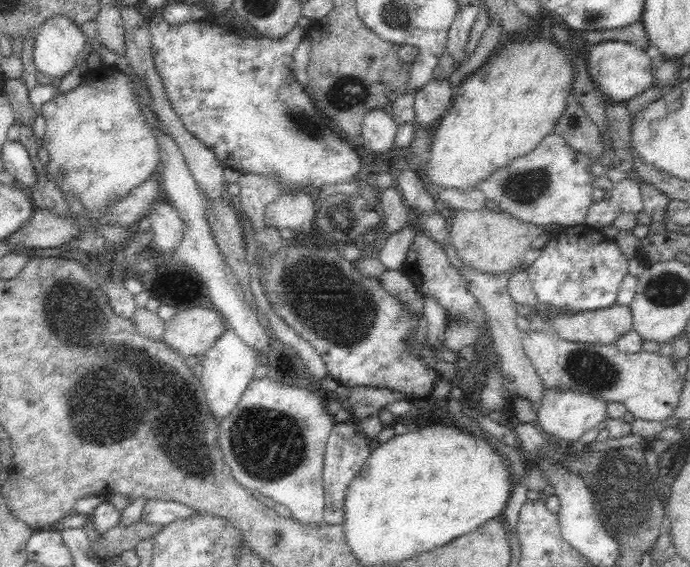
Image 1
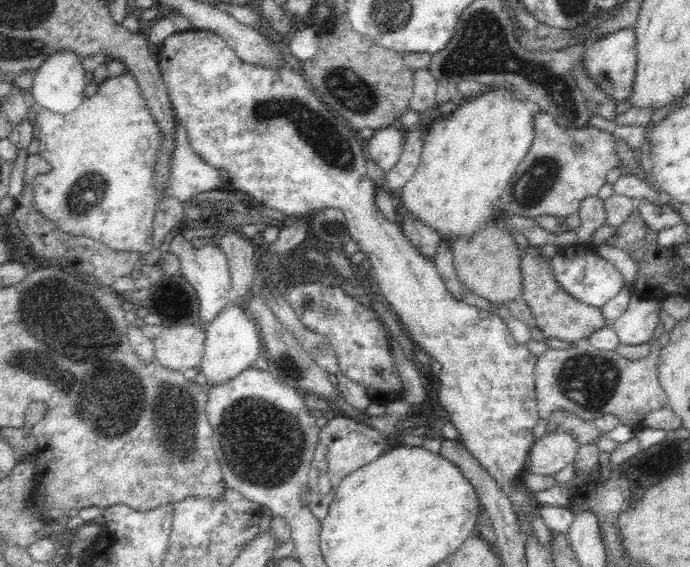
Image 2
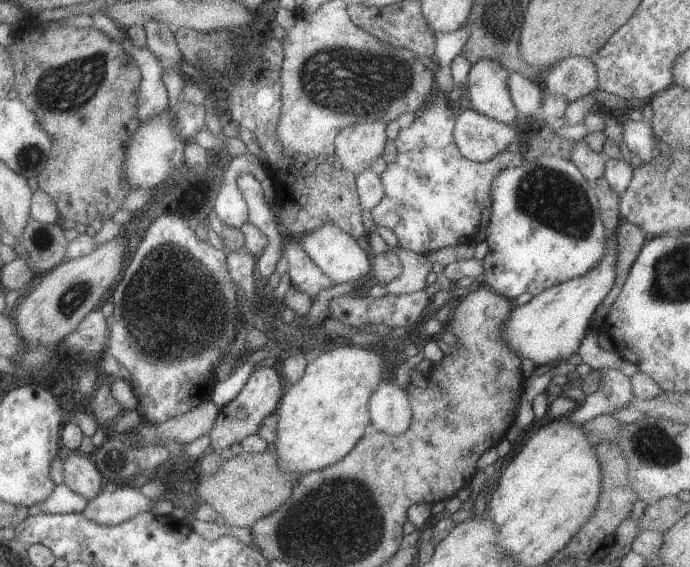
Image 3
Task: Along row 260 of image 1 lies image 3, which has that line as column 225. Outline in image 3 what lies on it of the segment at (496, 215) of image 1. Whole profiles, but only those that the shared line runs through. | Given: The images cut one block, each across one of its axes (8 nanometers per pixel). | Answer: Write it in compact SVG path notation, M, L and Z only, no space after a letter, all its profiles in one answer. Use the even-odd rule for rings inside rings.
M271 447L260 453L242 451L228 461L223 461L214 475L205 476L207 488L201 484L195 494L213 507L225 525L251 527L257 519L271 514L291 496L292 488L300 476L296 472L282 471Z

